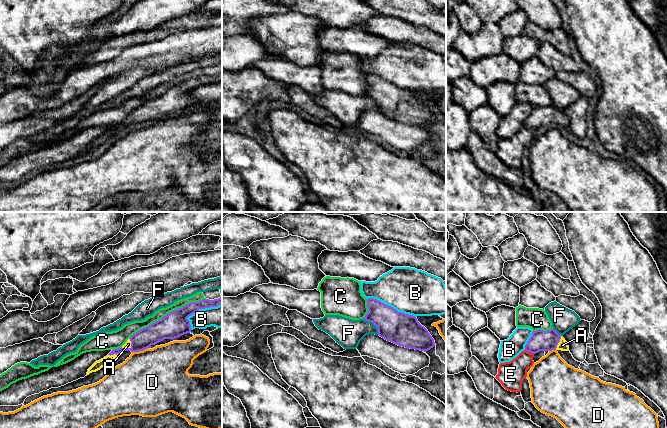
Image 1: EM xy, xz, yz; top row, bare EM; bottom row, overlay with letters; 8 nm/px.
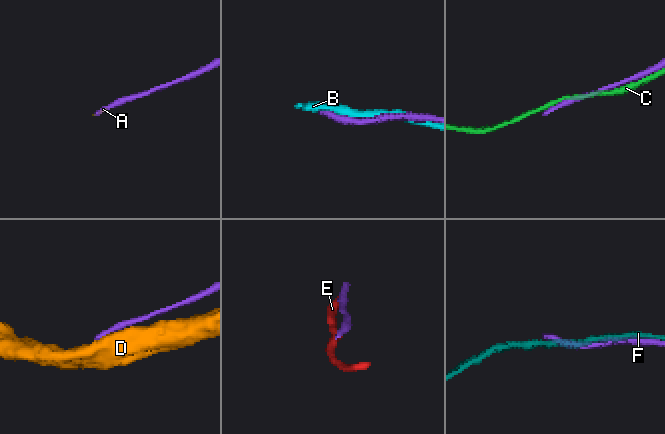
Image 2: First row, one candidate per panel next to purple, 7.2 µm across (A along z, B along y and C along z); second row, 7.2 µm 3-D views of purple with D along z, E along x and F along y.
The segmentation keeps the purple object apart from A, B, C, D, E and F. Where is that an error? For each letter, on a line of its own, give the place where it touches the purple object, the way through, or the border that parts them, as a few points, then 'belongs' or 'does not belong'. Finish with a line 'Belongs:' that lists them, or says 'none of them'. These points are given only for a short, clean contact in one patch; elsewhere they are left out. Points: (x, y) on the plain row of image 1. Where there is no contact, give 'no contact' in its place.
A: contact yz (558, 118); way yz (540, 116), (558, 118), (562, 121); belongs
B: contact xz (390, 82); does not belong
C: contact xy (168, 89); does not belong
D: contact xy (140, 126); does not belong
E: contact yz (529, 127); border yz (525, 125), (533, 130); does not belong
F: contact xz (374, 100); does not belong
Belongs: A

